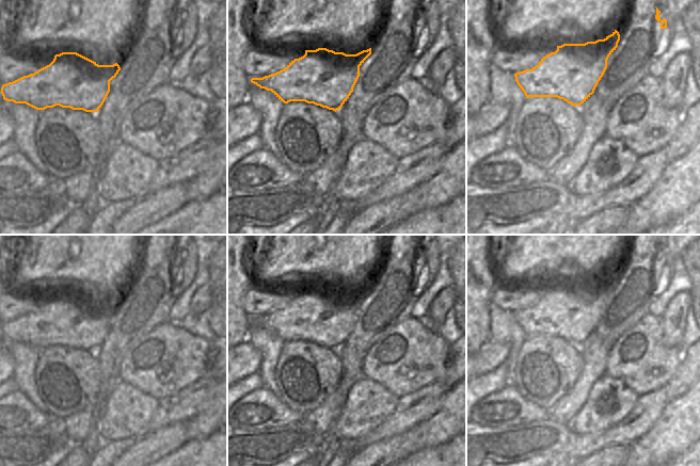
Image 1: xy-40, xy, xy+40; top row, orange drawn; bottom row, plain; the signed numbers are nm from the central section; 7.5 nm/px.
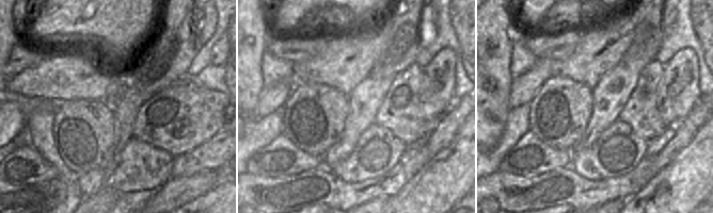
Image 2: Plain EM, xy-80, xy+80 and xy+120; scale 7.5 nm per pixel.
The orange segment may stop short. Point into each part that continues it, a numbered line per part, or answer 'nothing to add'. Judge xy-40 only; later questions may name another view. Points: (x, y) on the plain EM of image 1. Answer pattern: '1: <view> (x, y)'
nothing to add

